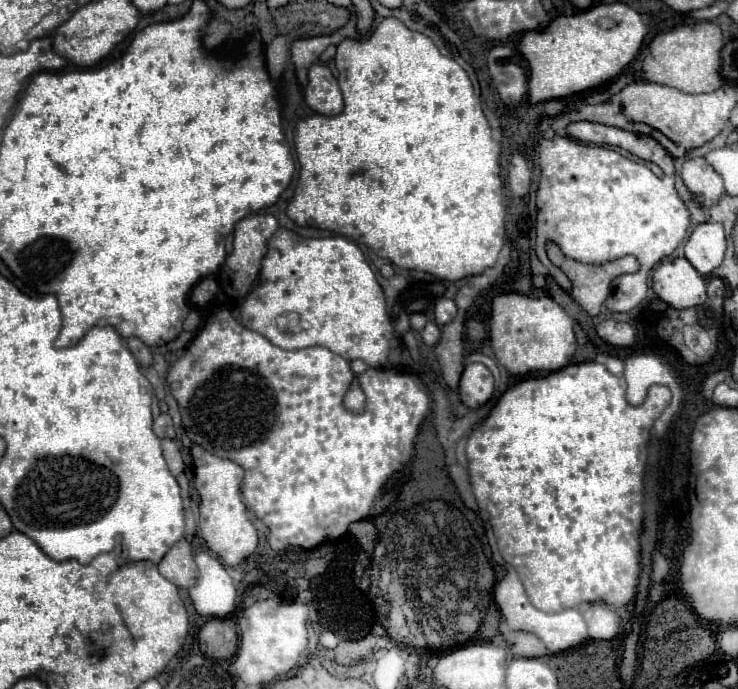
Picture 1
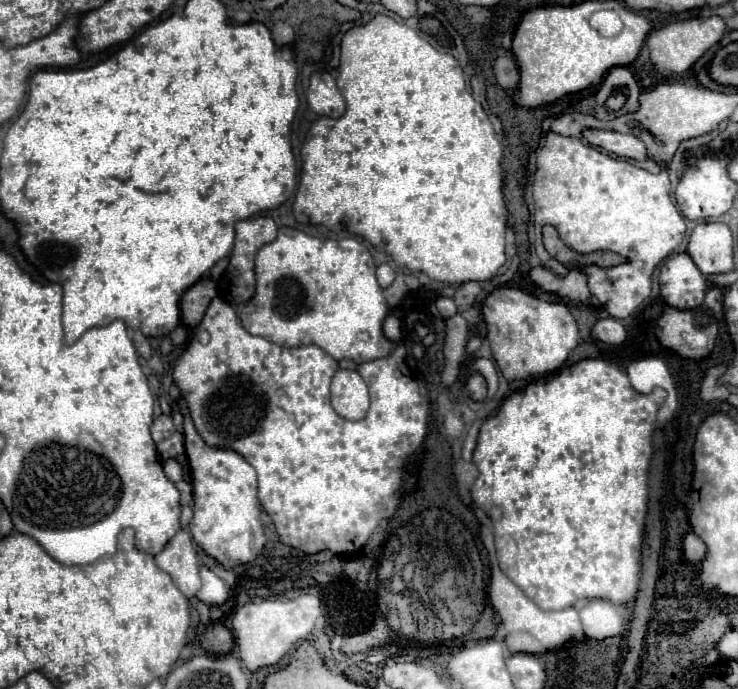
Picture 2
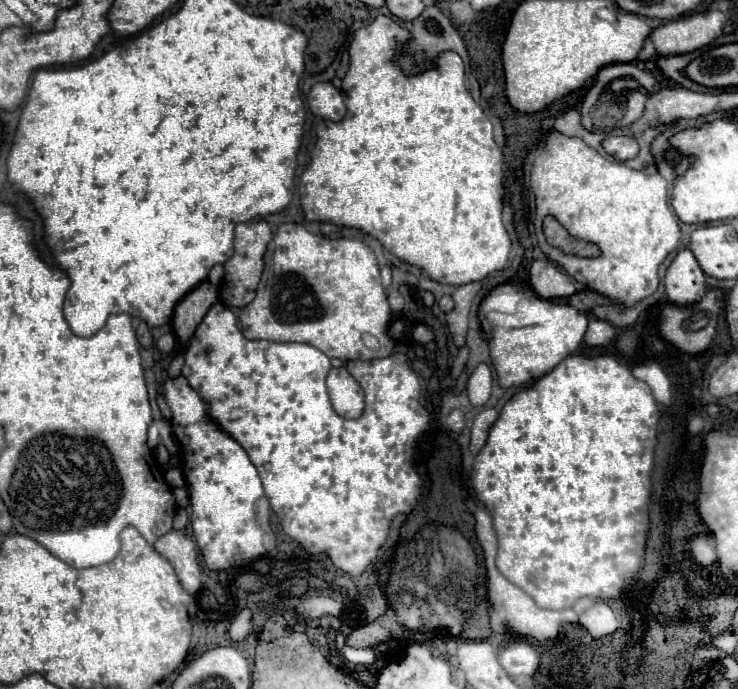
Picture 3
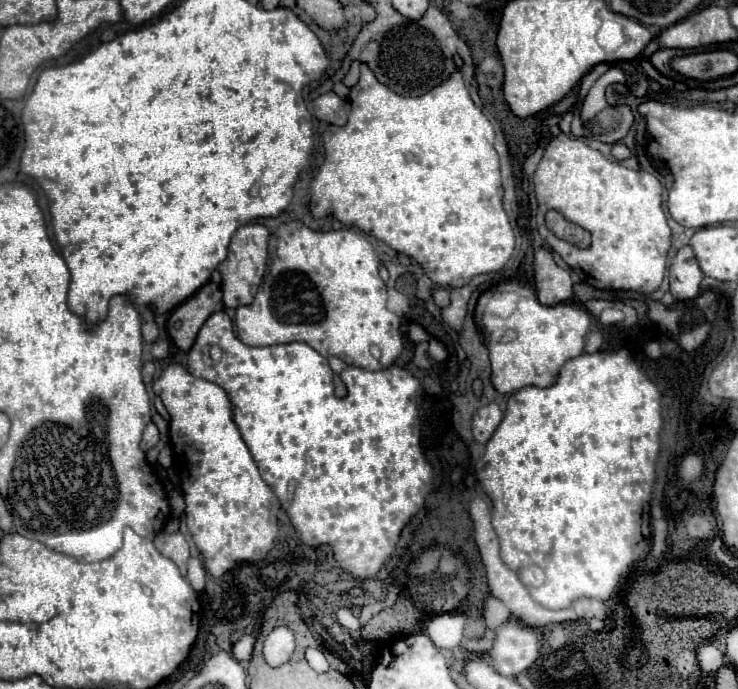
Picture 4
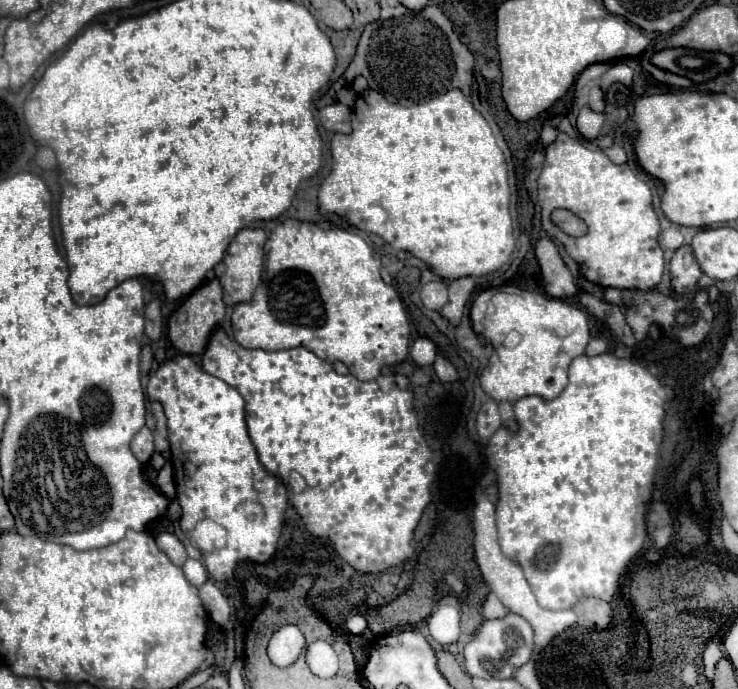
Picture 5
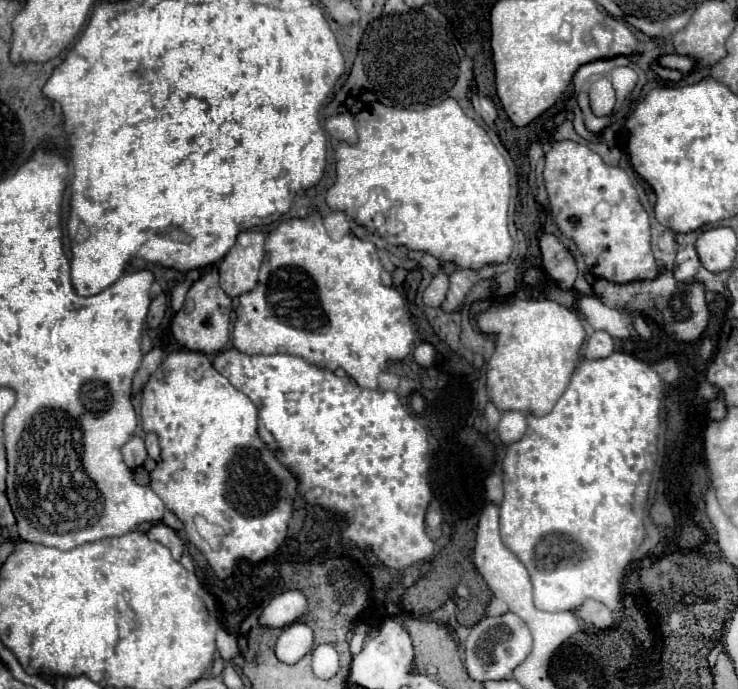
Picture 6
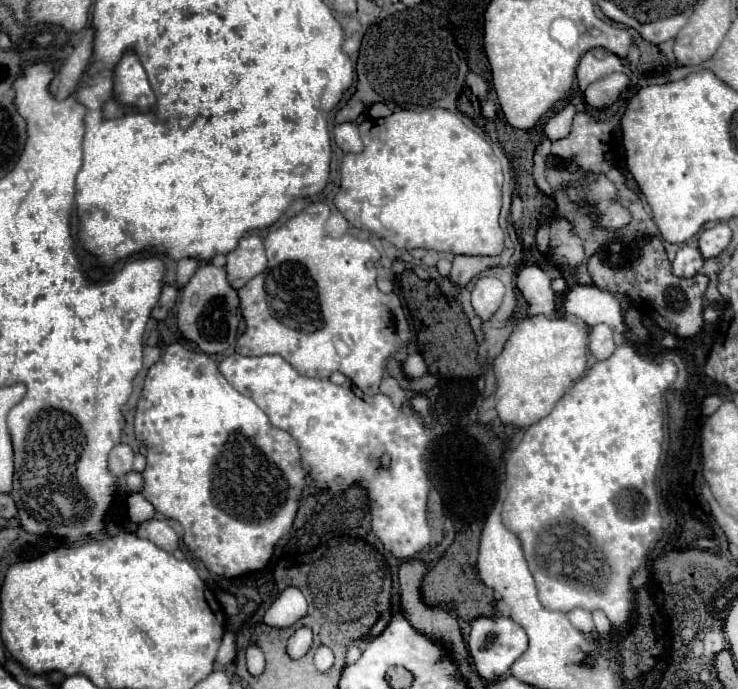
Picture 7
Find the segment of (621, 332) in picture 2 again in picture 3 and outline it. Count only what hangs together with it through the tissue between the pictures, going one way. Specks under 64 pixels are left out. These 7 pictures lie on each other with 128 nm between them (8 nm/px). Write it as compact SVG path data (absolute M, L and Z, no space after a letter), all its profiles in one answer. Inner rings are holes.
M590 318L584 342L588 346L606 346L614 336L616 336L616 328L612 324L598 318Z

